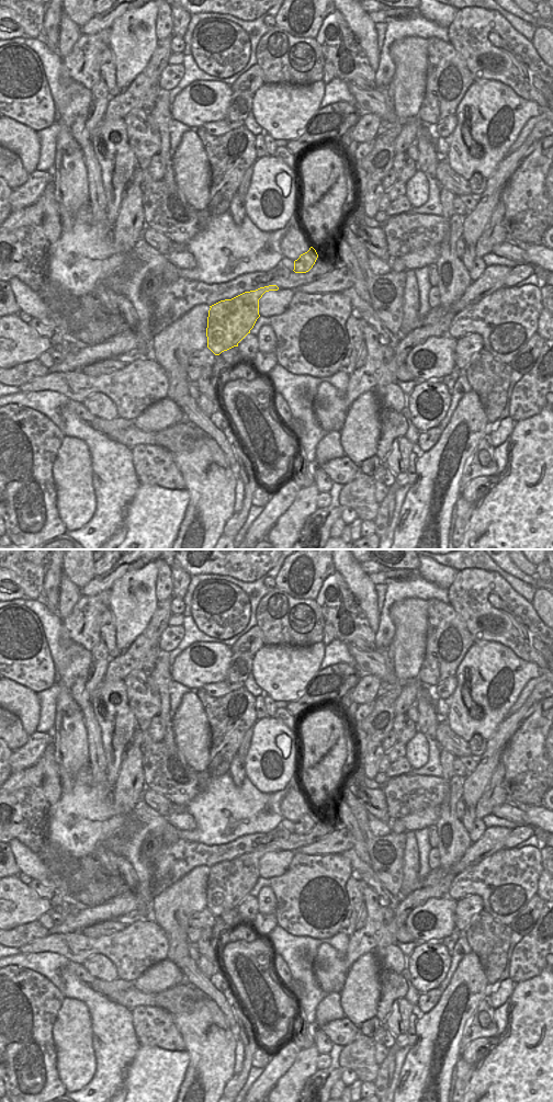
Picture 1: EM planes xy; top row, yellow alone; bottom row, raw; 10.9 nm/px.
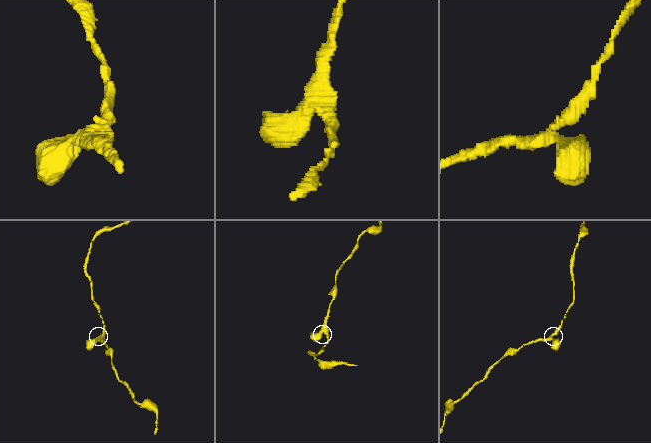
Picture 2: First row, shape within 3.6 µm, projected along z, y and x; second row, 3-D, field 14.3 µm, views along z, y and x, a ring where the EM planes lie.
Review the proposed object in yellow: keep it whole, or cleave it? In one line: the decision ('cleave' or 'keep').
keep

